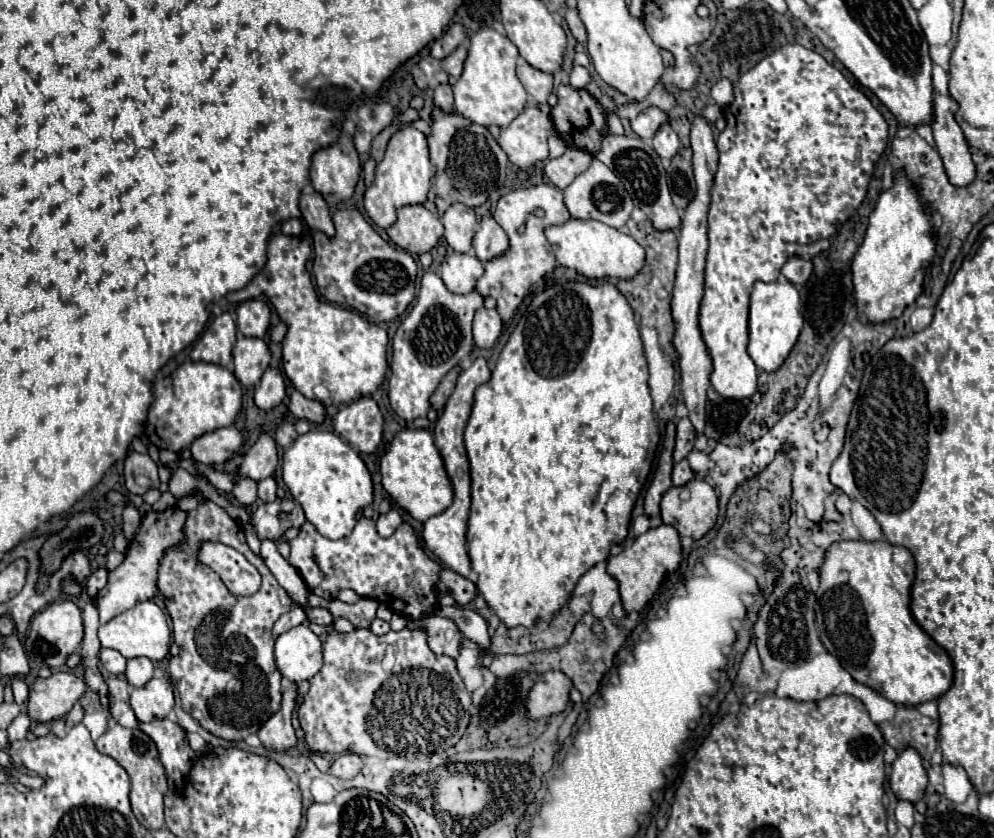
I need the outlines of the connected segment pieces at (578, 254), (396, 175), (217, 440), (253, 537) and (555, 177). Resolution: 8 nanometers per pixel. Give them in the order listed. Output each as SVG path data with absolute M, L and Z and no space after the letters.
M568 220L562 226L550 226L546 228L546 238L552 244L552 252L560 266L576 270L588 280L632 280L646 264L646 252L632 236L596 220Z
M410 126L400 128L388 142L382 162L376 166L376 180L364 192L364 208L374 224L390 228L396 220L396 210L406 204L424 204L430 188L434 166L428 158L426 136Z
M228 426L228 428L218 428L206 436L200 436L198 440L194 440L190 452L196 462L214 466L214 464L222 464L222 462L230 460L230 456L234 452L238 452L240 446L242 446L240 432L234 426Z
M246 521L246 524L244 524L243 527L248 546L256 555L260 556L261 541L258 538L254 527L252 526L250 521L248 523Z
M570 146L560 158L550 158L544 164L544 174L556 188L564 190L578 174L582 174L590 166L590 162L592 162L590 152Z

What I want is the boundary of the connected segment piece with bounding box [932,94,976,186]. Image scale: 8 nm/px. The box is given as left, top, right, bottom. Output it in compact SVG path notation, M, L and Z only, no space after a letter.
M934 94L932 132L938 152L944 160L946 174L954 186L968 186L976 178L976 166L964 140L960 126L954 120L958 104L950 96Z

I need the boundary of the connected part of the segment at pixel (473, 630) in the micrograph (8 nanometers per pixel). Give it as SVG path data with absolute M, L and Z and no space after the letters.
M438 606L434 614L450 618L468 640L478 642L484 648L488 646L490 638L486 632L486 620L478 612L470 608L462 608L462 606Z

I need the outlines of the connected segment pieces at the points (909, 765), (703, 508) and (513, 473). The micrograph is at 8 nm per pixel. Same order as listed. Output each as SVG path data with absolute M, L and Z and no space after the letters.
M912 746L902 748L896 760L892 762L892 774L890 774L890 788L894 790L896 798L910 800L914 804L922 798L926 784L928 776L922 766L922 756Z
M690 480L684 488L690 492L688 500L680 500L682 488L676 486L662 496L662 522L674 526L680 536L700 540L716 524L718 498L714 488L704 480Z
M562 282L562 284L552 284L548 286L544 292L536 294L534 300L530 302L526 314L520 318L518 326L514 328L508 344L504 346L500 358L498 358L498 364L496 364L496 370L492 372L492 378L490 382L482 384L476 394L474 394L474 406L472 406L472 412L470 412L470 418L468 418L468 426L464 430L464 444L466 444L466 452L468 452L468 460L470 460L470 478L472 478L472 508L470 508L470 518L468 518L468 532L466 532L466 540L468 540L468 556L470 556L470 564L472 564L472 576L476 576L474 584L480 592L480 596L486 600L488 608L500 618L500 622L510 630L510 628L516 628L516 626L524 626L524 628L534 628L540 620L544 622L550 622L560 610L562 606L570 600L570 594L576 586L576 582L580 580L582 574L586 574L592 566L596 566L598 562L604 562L610 554L610 548L614 544L620 544L626 534L628 534L628 522L630 522L630 512L636 504L636 498L640 494L640 490L644 488L646 484L646 478L652 470L652 460L654 460L654 452L658 448L658 440L660 440L660 434L658 434L658 426L652 418L652 398L650 398L650 388L648 388L648 364L646 364L646 358L644 358L644 348L642 348L642 340L640 340L640 332L638 332L638 324L634 320L634 312L632 308L628 306L626 298L612 286L612 284L602 284L602 286L592 286L592 284L584 284L584 282Z

